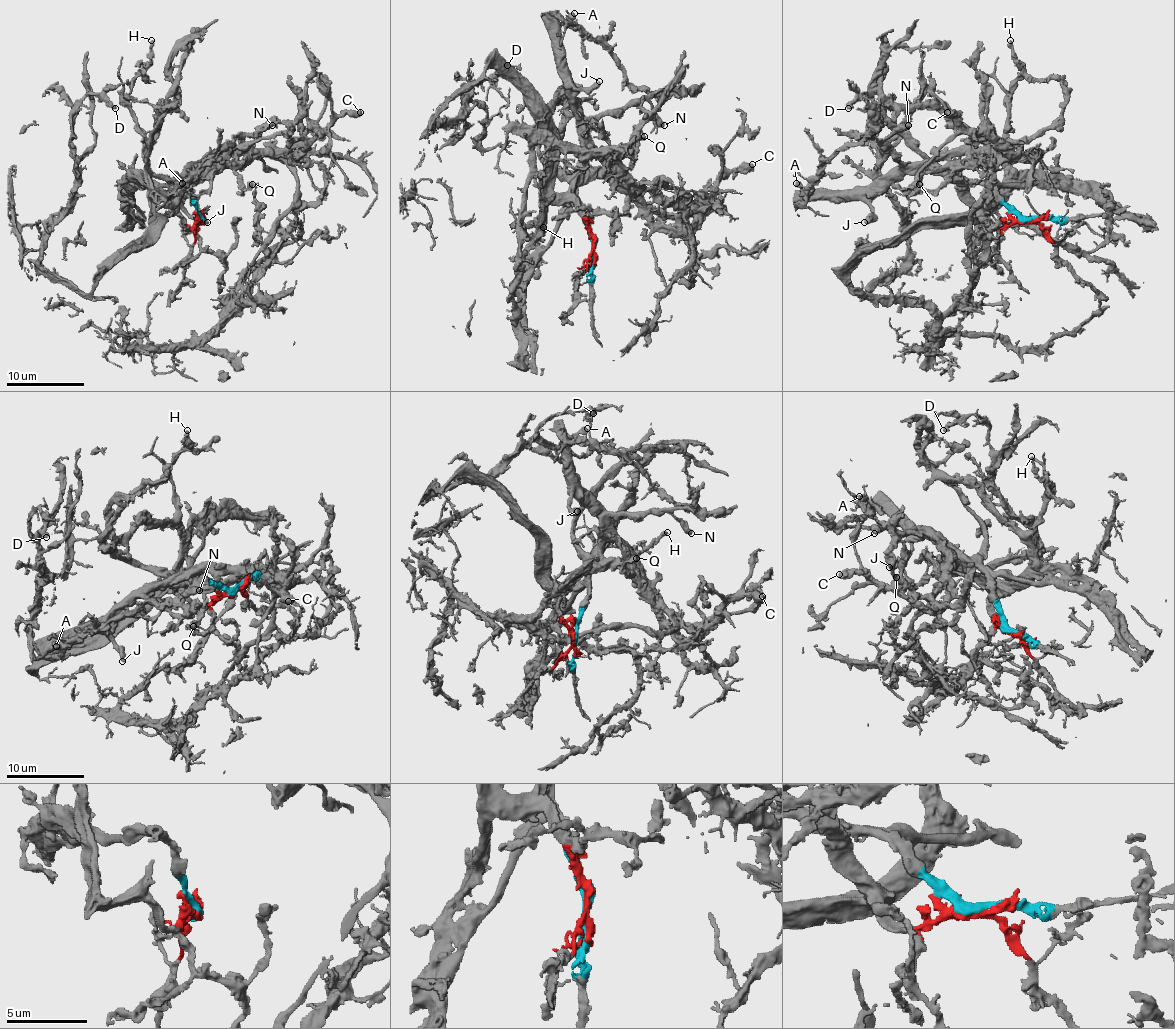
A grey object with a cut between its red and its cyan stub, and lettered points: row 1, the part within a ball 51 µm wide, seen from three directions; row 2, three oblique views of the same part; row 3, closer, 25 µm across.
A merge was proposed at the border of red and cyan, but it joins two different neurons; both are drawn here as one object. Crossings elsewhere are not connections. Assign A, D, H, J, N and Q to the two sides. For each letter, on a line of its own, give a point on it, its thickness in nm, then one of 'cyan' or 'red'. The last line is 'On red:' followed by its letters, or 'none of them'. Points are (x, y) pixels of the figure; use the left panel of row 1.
A: place (182, 183); calibre 500 nm; cyan
D: place (115, 108); calibre 280 nm; red
H: place (151, 40); calibre 360 nm; red
J: place (207, 222); calibre 500 nm; cyan
N: place (272, 125); calibre 550 nm; cyan
Q: place (252, 184); calibre 440 nm; red
On red: D, H, Q

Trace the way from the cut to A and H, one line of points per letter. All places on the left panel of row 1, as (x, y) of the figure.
A: (202, 217), (196, 196), (186, 186), (188, 172), (167, 192), (172, 192), (182, 182)
H: (202, 219), (184, 225), (178, 217), (155, 211), (147, 137), (129, 104), (131, 82), (145, 69), (151, 39)

